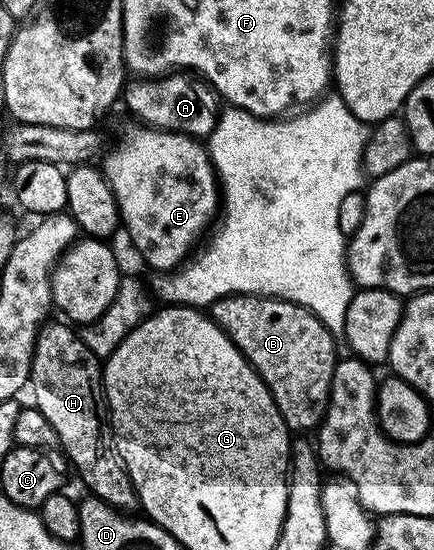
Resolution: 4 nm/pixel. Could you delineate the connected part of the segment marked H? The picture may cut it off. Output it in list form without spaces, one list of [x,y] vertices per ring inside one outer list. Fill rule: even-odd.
[[[47,320],[38,333],[36,347],[32,355],[29,388],[34,388],[32,405],[38,409],[58,436],[61,451],[66,452],[65,460],[74,464],[78,477],[87,485],[89,496],[98,497],[114,509],[134,511],[139,508],[138,493],[134,490],[128,471],[122,468],[122,460],[118,458],[115,438],[112,436],[110,415],[106,404],[106,391],[102,383],[104,365],[81,341],[79,330],[65,320]]]

